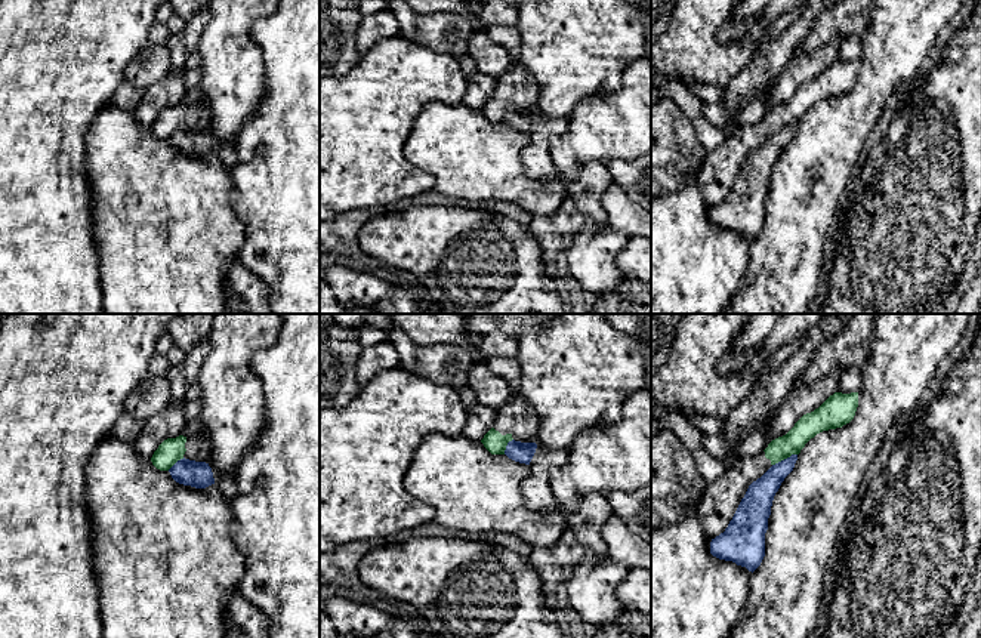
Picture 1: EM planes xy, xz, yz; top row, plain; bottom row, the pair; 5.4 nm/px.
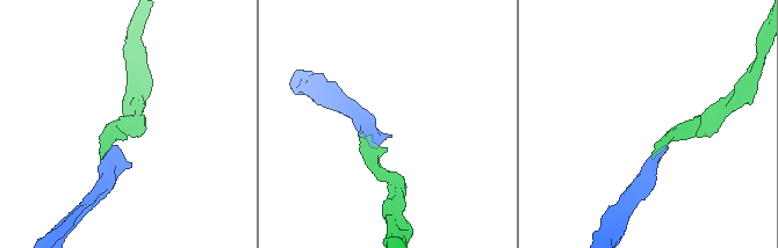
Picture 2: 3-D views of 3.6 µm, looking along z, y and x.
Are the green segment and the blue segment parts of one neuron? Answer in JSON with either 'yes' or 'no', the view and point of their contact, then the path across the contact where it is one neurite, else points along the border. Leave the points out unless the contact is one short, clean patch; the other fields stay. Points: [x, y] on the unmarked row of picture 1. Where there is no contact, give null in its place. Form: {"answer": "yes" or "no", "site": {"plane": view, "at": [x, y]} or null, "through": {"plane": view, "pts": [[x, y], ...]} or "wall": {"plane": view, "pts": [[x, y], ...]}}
{"answer": "no", "site": {"plane": "yz", "at": [784, 126]}, "wall": {"plane": "yz", "pts": [[796, 122], [773, 133]]}}

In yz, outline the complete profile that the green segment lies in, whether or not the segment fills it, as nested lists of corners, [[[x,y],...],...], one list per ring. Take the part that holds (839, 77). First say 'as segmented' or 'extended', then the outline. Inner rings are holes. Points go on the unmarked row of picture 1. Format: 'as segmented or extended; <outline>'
extended; [[[835,61],[818,77],[803,83],[783,105],[772,108],[756,124],[740,126],[713,151],[709,151],[698,172],[698,187],[706,207],[712,210],[725,200],[749,154],[772,133],[799,123],[817,102],[849,92],[858,75],[858,61]]]

